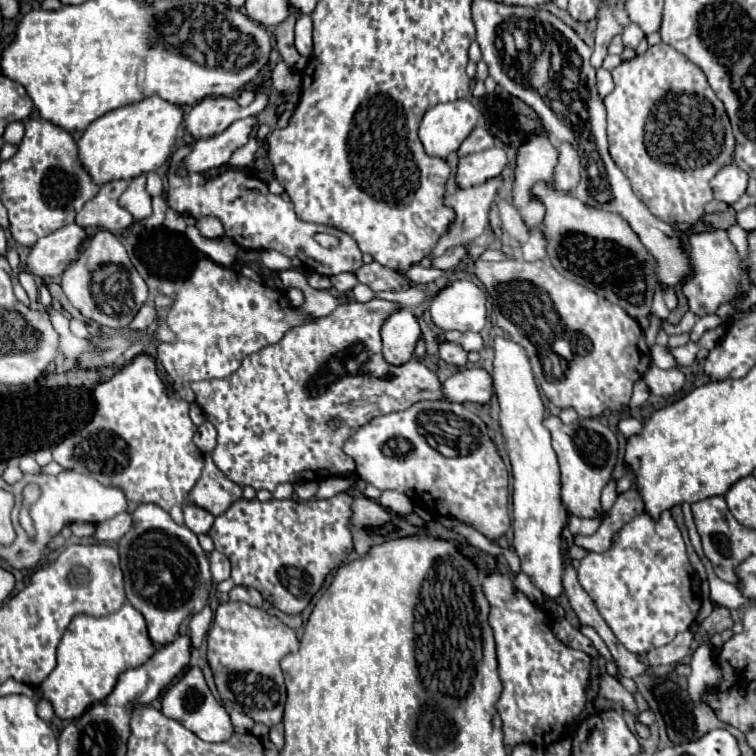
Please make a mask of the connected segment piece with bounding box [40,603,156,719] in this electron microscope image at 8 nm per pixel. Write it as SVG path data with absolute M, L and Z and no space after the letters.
M126 603L116 613L98 617L98 619L90 615L76 615L58 645L58 665L40 683L40 691L44 693L44 699L48 699L54 705L54 711L60 719L78 719L88 707L92 707L94 703L100 703L102 699L106 699L106 695L110 695L110 691L118 683L120 673L124 673L126 669L140 667L142 663L146 663L146 659L150 659L150 655L154 655L154 651L156 647L146 631L146 621L142 613L138 613L130 603Z

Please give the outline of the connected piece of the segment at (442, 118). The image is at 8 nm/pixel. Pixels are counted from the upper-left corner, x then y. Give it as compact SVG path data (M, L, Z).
M466 99L442 103L426 111L418 135L430 157L454 153L478 123L480 111Z

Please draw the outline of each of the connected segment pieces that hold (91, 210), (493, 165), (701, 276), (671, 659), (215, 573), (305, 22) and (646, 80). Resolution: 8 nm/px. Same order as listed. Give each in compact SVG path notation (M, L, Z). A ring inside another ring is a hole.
M110 181L100 187L98 195L86 201L82 211L76 215L76 223L84 229L108 229L108 231L122 231L124 227L130 227L134 217L118 205L118 197L130 181Z
M490 147L486 151L466 155L458 161L458 171L454 183L458 189L468 189L474 185L482 185L488 179L500 175L506 165L506 151L500 147Z
M710 229L700 233L692 231L686 237L686 255L690 259L692 273L680 285L680 291L688 299L688 309L696 317L702 317L704 313L716 313L720 305L728 303L736 295L740 279L740 255L736 247L732 245L724 229Z
M684 631L684 633L678 633L674 637L674 641L670 641L668 645L664 647L658 647L658 649L652 649L646 653L646 661L650 665L674 665L678 663L680 659L684 659L690 651L690 645L692 645L692 631Z
M212 551L210 553L210 571L212 571L212 577L216 583L224 581L230 577L230 561L226 555L218 553L218 551Z
M302 15L296 21L296 49L300 55L312 55L312 19L310 15Z
M658 43L648 47L644 55L636 55L630 61L622 61L614 71L614 91L606 95L608 109L608 141L610 155L622 173L630 179L636 197L666 223L696 223L704 215L704 205L712 201L710 179L718 169L732 161L734 137L728 115L722 101L710 89L704 71L688 57L674 51L670 45ZM672 137L672 149L662 147L662 139Z

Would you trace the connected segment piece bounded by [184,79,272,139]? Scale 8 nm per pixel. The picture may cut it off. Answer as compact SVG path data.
M272 79L262 83L262 89L256 91L256 99L248 107L240 107L234 97L206 97L190 109L184 121L186 129L192 133L194 139L214 137L228 129L230 123L250 115L258 115L268 105L270 87Z

